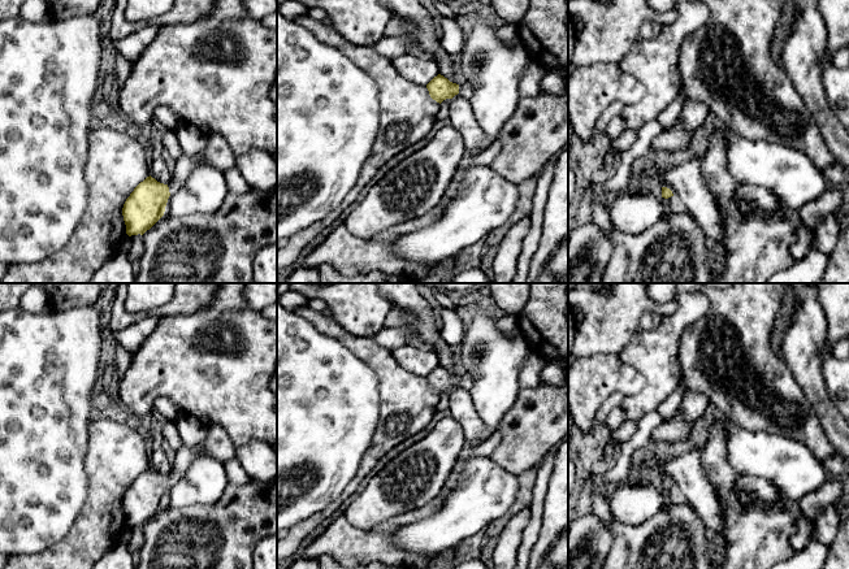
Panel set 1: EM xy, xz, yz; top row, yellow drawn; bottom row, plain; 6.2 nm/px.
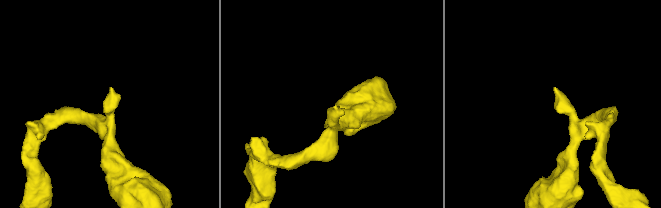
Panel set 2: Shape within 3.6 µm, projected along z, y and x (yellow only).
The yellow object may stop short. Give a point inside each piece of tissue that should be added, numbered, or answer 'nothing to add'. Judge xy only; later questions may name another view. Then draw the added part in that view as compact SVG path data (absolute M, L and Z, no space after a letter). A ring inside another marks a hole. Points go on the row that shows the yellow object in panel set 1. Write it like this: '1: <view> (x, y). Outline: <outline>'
1: xy (219, 153). Outline: M209 135L207 147L195 161L187 155L177 158L172 179L168 183L170 195L182 187L186 178L199 164L207 164L225 173L237 166L237 155L222 135Z

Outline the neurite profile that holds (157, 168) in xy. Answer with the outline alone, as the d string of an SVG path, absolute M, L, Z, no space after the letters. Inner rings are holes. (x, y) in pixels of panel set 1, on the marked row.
M153 157L148 164L148 170L150 175L160 183L168 184L172 179L172 173L163 157Z

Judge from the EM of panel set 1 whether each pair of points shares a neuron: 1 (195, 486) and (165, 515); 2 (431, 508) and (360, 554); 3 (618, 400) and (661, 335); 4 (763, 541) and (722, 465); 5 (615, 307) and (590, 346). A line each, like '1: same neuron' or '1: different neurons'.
1: different neurons
2: different neurons
3: different neurons
4: same neuron
5: same neuron

